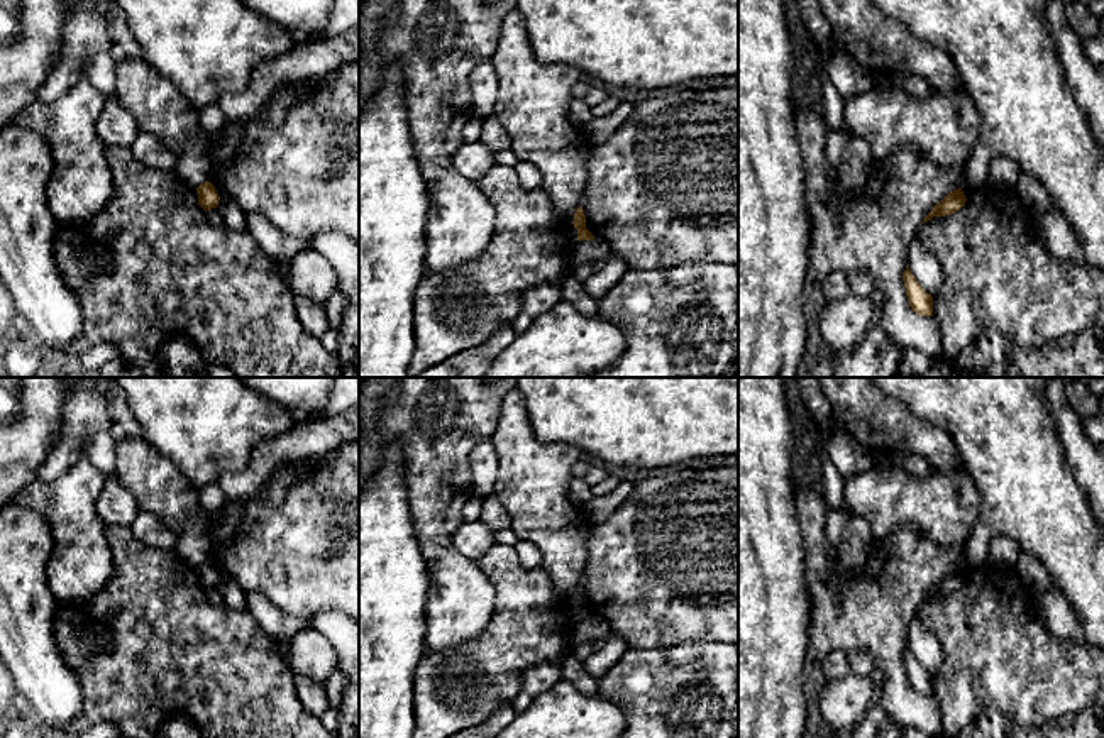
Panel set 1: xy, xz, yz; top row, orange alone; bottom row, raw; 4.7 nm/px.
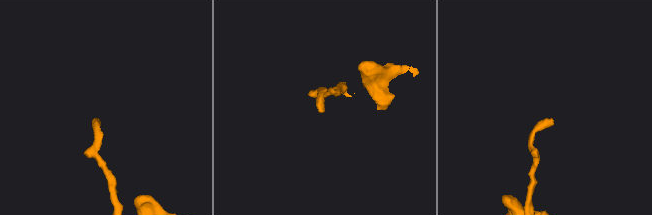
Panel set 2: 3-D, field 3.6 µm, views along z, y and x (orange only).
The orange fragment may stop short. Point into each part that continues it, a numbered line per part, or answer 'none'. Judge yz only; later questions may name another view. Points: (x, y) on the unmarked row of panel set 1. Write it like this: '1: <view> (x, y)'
none

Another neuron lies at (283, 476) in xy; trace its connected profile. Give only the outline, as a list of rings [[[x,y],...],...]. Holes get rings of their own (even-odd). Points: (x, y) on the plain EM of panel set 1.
[[[306,460],[290,462],[286,465],[278,467],[271,477],[269,493],[268,493],[269,501],[278,504],[283,499],[288,484],[293,481],[295,474],[298,471],[303,471],[305,467]]]

